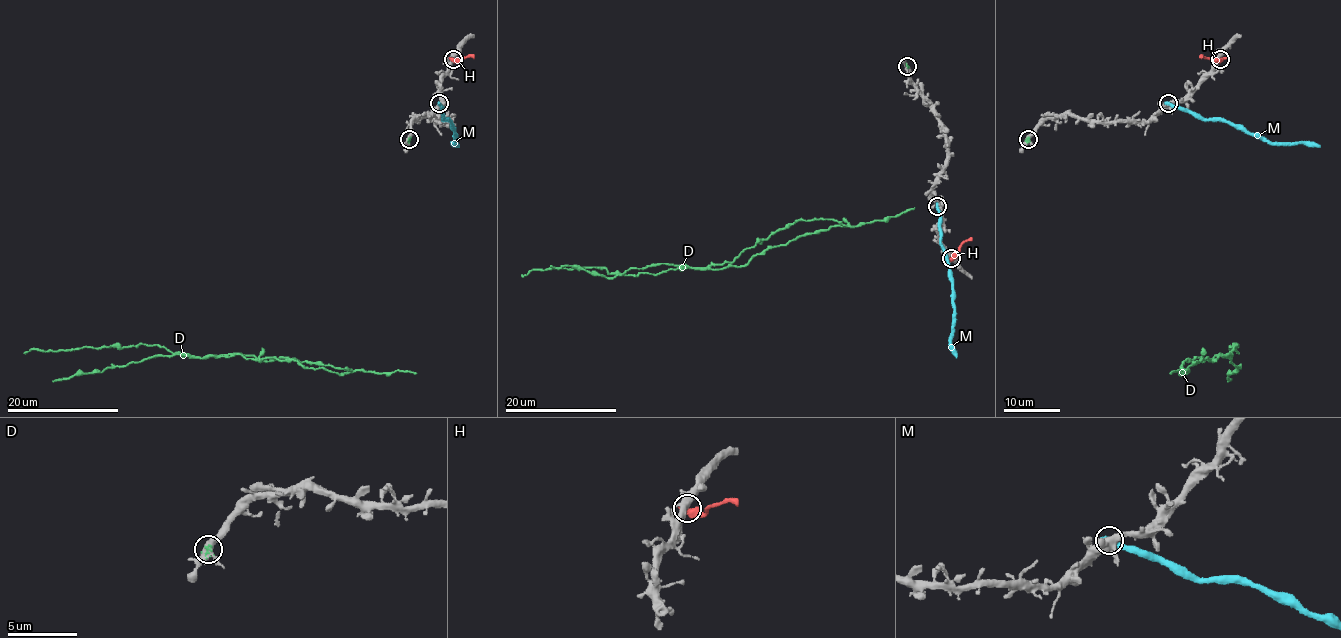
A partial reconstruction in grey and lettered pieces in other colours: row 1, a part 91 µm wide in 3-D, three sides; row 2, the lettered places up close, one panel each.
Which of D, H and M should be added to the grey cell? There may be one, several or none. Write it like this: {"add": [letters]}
{"add": ["D"]}

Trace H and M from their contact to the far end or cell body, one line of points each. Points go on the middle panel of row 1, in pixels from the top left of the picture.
H: (952, 257), (971, 238)
M: (938, 206), (940, 242), (949, 267), (954, 309), (952, 351), (956, 358)

